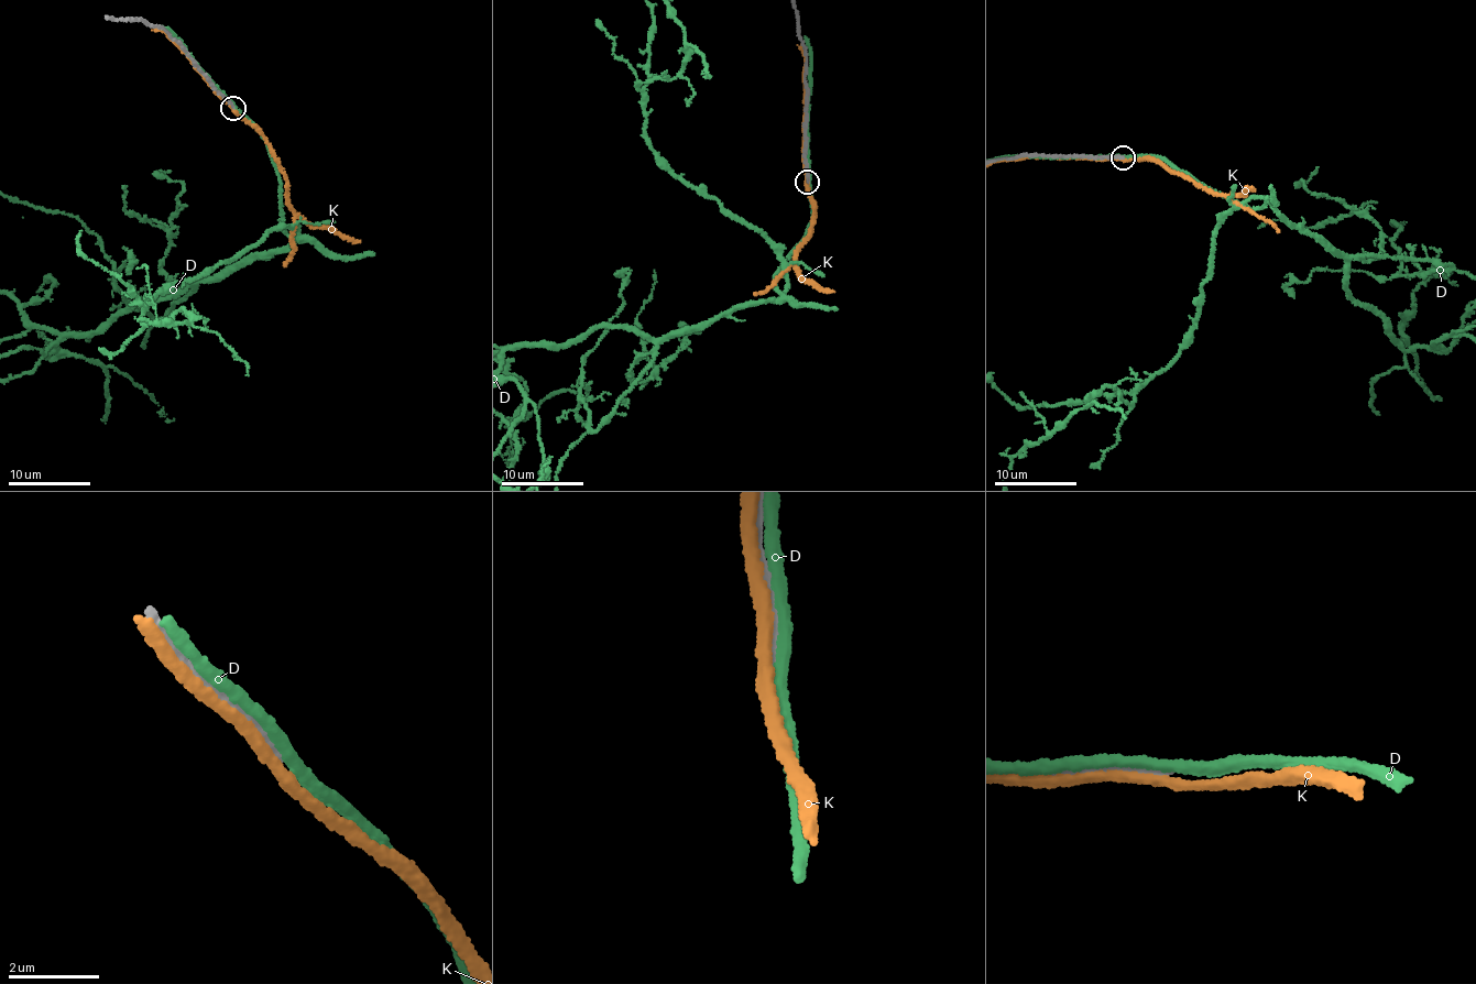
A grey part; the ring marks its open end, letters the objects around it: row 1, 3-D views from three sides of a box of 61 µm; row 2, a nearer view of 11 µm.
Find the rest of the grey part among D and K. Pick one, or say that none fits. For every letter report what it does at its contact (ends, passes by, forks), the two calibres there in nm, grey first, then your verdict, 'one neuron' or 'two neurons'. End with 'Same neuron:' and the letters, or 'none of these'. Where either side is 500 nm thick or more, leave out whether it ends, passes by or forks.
D: it passes by; calibres 200 and 240 nm; two neurons
K: it passes by; calibres 200 and 240 nm; two neurons
Same neuron: none of these

